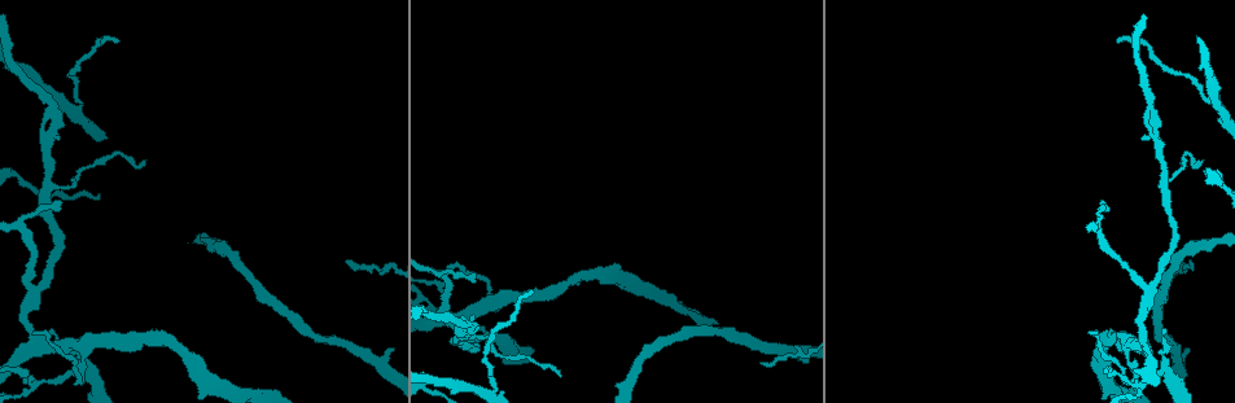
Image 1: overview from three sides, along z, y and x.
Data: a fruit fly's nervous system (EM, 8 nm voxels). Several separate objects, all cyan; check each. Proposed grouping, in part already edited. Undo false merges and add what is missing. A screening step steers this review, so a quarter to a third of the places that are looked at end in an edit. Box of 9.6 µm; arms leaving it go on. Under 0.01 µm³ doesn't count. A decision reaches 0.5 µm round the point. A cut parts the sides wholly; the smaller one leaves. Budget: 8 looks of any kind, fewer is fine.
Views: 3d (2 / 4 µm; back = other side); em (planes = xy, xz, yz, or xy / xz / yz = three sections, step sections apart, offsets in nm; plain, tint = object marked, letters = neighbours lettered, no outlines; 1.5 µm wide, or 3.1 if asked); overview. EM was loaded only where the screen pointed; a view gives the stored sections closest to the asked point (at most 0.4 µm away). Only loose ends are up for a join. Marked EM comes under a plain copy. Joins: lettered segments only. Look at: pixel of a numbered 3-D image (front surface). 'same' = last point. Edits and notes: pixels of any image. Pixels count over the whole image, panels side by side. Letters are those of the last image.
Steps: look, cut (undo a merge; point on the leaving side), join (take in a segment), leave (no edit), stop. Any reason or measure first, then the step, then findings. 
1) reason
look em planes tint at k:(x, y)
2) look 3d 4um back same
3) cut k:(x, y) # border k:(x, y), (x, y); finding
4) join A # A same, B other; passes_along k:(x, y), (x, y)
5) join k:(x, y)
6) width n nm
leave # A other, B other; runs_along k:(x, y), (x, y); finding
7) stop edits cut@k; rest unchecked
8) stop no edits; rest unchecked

calibre changes
look em xz step 4 letters at 1:(66, 106)

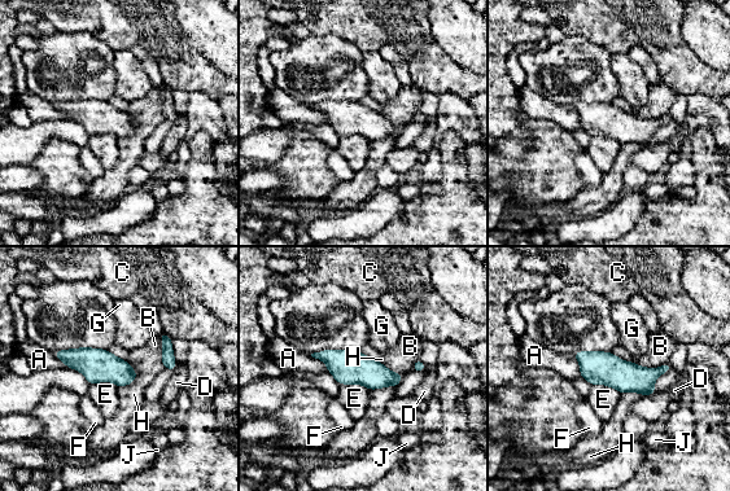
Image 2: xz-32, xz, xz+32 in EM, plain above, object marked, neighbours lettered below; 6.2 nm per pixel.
leave # A other, B other, C other, D other, E other, F other, G other, H other, J other; runs_along 2:(578, 355), (616, 373), (667, 367); all the same neuron

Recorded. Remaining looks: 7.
look em xy step 8 tint at 1:(14, 172)

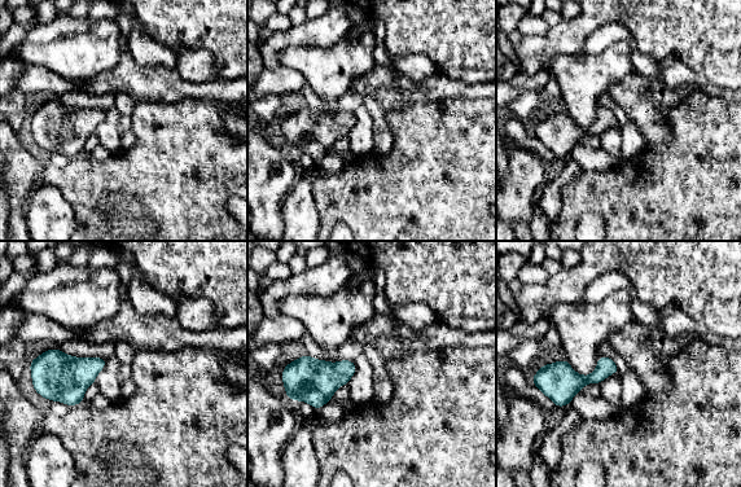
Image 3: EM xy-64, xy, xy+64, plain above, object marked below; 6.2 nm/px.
another direction
look em planes letters same

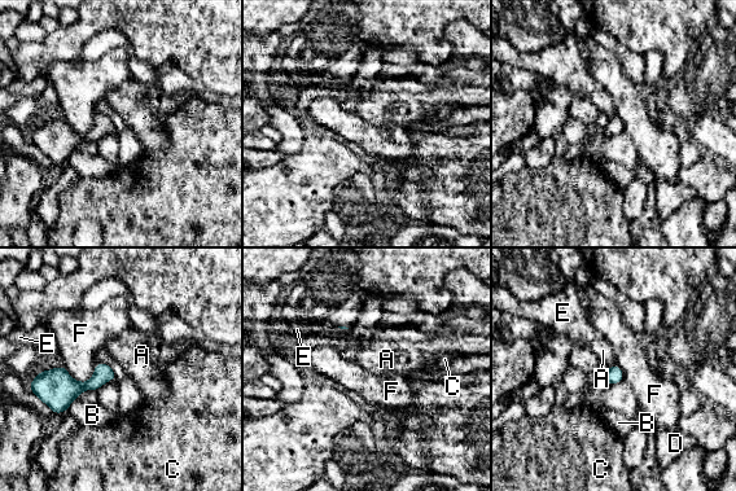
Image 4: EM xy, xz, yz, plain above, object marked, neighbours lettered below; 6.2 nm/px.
longest_contact F 220 nm
leave # A other, B other, C other, D other, E other, F other; border 4:(614, 363), (608, 368); all the same neuron

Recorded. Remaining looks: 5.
look em planes letters at 1:(1167, 365)

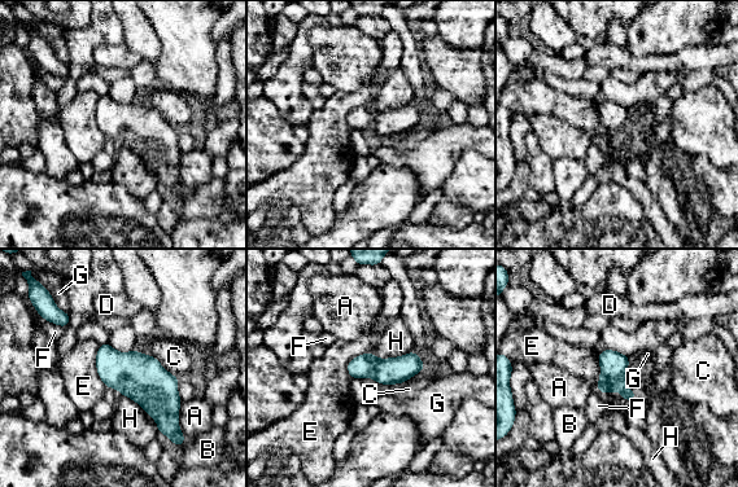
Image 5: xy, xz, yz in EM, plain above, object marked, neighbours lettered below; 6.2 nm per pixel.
leave # A other, B other, C other, D other, E other, F other, G other, H other; continuous, no second neuron

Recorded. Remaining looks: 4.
stop no edits; rest unchecked

